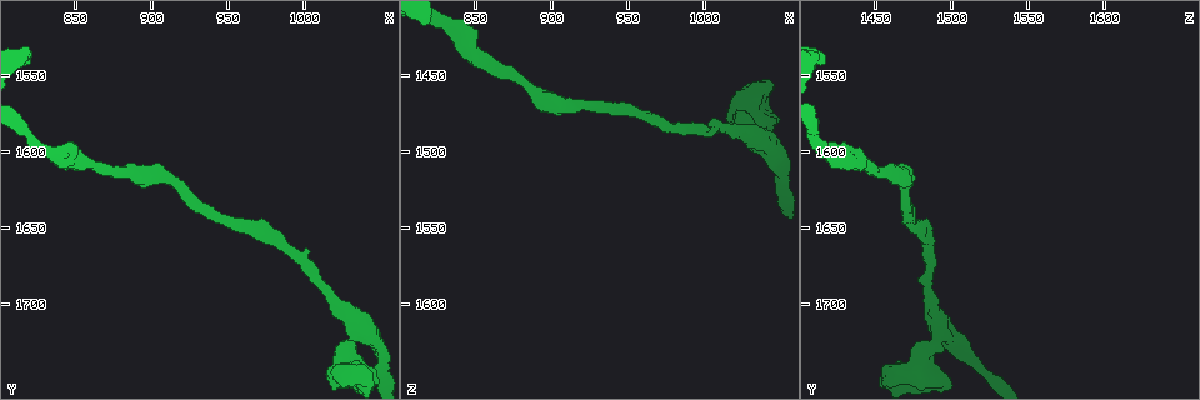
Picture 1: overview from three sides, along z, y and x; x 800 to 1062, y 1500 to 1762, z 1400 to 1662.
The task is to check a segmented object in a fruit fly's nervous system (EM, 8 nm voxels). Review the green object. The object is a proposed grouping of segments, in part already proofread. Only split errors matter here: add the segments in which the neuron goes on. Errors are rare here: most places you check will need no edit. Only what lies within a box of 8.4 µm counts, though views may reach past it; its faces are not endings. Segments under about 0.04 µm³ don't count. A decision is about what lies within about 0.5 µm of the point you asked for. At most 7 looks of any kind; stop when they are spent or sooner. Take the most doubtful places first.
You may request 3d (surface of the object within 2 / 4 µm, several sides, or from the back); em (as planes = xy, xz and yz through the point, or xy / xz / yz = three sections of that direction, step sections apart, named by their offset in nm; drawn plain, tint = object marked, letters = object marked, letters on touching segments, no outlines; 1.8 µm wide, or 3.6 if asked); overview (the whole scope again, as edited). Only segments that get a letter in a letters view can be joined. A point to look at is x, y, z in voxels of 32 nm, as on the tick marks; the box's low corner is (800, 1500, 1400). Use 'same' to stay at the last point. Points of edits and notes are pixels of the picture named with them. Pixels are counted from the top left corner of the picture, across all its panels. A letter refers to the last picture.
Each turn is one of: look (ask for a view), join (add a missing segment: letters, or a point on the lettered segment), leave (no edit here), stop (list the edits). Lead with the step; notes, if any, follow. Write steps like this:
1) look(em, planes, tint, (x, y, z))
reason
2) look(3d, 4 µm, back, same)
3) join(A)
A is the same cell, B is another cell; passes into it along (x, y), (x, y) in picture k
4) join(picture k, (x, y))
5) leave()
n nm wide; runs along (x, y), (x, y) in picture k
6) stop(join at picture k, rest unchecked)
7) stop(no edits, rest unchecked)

look(3d, 4 µm, (1034, 1720, 1490))
arms part here

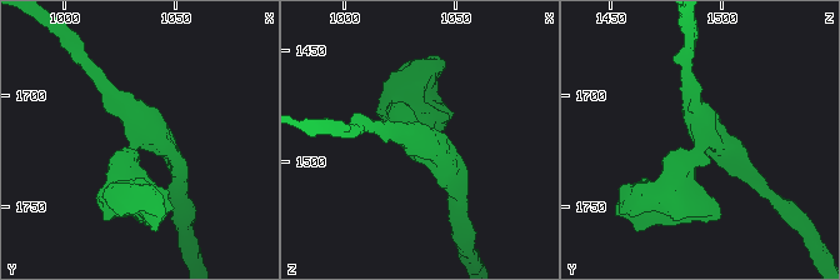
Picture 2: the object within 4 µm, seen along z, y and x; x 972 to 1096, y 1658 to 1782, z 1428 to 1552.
look(em, yz, step 4, tint, (1034, 1719, 1493))

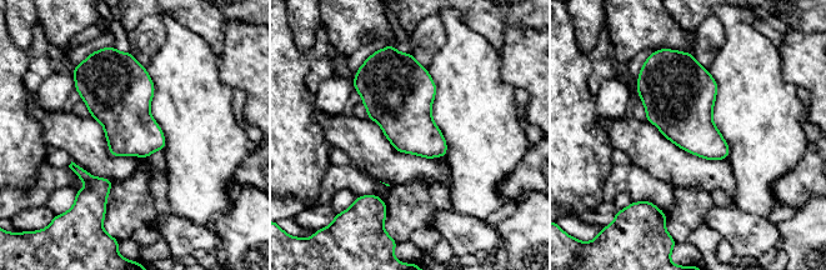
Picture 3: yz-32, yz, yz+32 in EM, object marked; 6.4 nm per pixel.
look(em, yz, step 4, letters, same)
see the neighbours

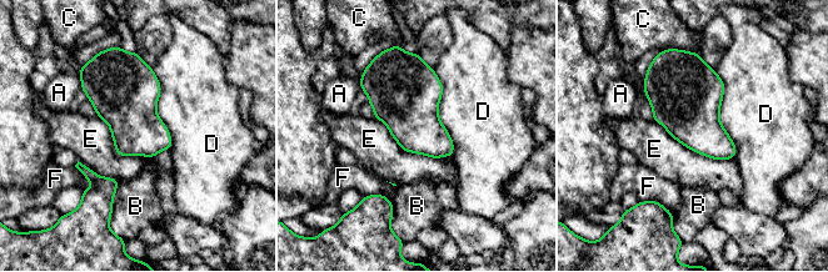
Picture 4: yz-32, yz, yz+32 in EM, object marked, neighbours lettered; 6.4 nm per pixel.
leave()
340 nm wide; A, B, C, D, E and F are other cells; border along (653, 119), (689, 149), (733, 159) in picture 4; none of them fits

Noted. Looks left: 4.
look(3d, 4 µm, (860, 1606, 1440))
sudden change in width

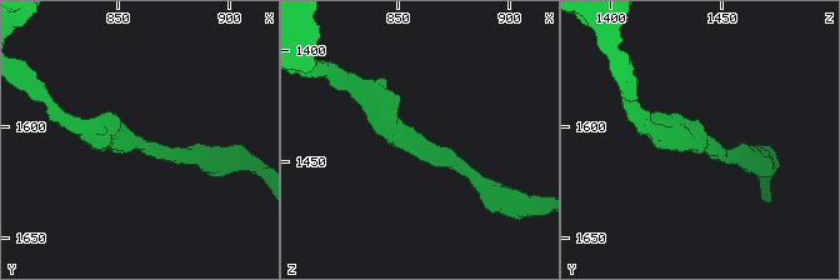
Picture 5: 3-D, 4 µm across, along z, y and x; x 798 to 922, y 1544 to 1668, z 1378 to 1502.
look(em, 3.6 µm, planes, letters, (859, 1606, 1441))
arms of 190, 380 nm; now the EM

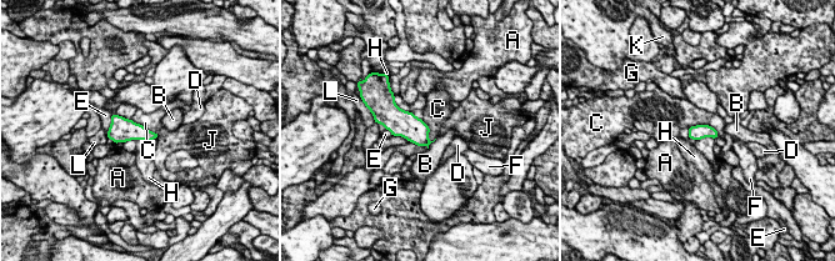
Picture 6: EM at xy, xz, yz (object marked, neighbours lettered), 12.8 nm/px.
leave()
190 nm wide; A, B, C, D, E, F, G, H, J, K and L are other cells; border along (688, 128), (710, 125), (719, 136) in picture 6; none of them fits

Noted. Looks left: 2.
stop(no edits, rest unchecked)

